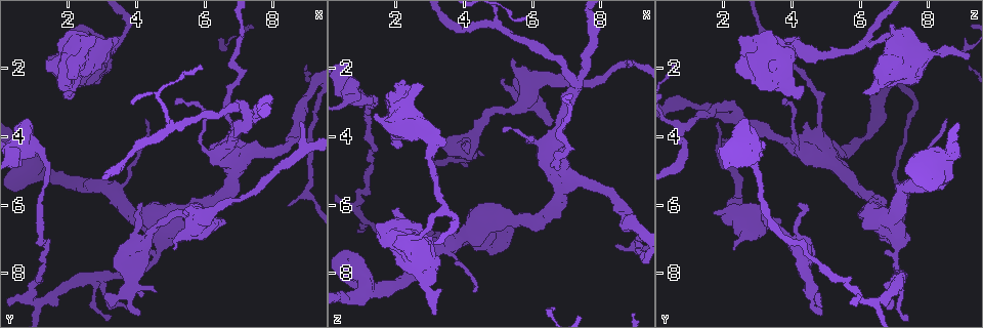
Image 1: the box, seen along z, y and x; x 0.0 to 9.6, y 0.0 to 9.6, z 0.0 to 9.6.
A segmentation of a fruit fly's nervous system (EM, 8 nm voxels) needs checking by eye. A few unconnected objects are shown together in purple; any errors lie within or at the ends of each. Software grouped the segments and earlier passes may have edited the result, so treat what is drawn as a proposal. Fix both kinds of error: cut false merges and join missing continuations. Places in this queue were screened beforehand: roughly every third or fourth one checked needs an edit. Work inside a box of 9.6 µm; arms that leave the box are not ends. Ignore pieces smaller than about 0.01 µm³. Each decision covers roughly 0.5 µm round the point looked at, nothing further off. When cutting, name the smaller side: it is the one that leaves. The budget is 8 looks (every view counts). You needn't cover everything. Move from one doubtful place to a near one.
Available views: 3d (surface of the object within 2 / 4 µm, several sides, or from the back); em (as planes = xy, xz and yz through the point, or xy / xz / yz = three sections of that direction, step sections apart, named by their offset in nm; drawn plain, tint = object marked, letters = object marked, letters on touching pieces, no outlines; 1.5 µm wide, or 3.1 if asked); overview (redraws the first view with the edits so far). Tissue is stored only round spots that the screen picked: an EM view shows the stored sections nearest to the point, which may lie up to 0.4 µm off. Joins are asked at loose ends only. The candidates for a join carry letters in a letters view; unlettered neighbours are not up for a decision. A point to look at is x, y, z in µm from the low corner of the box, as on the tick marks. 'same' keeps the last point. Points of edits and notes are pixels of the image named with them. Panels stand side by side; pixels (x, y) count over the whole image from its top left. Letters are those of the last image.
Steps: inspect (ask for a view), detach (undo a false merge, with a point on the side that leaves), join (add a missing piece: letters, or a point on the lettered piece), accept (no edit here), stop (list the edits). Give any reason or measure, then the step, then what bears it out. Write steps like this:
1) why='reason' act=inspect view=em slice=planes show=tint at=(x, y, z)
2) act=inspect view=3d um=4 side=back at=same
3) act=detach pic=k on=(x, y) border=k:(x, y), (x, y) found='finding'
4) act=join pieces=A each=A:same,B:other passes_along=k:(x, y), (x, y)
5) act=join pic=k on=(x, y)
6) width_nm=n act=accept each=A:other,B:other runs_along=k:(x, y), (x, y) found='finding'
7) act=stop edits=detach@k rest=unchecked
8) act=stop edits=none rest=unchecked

why='arms run side by side' act=inspect view=em slice=xz step=4 show=tint at=(1.25, 4.85, 8.30)

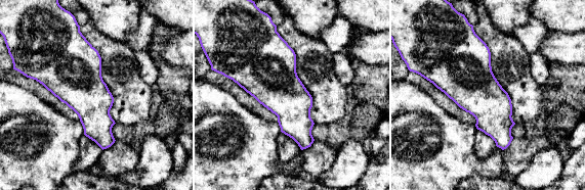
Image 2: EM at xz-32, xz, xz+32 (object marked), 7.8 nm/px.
why='cut it another way' act=inspect view=em slice=planes show=tint at=same

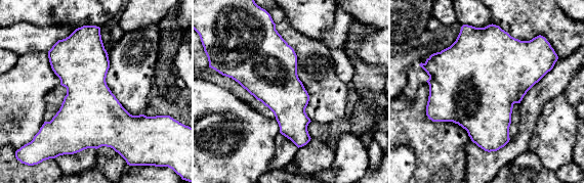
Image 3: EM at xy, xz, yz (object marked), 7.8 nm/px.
why='see the neighbours' act=inspect view=em slice=planes show=letters at=same

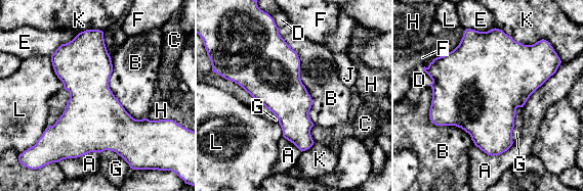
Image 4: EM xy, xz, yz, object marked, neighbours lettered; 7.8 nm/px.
longest_contact=B:800nm act=accept each=A:other,B:other,C:other,D:other,E:other,F:other,G:other,H:other,J:other,K:other,L:other found='one neuron here'

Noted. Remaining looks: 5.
why='an open end' act=inspect view=em slice=planes show=letters at=(3.10, 8.70, 4.75)

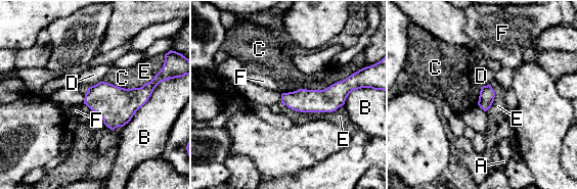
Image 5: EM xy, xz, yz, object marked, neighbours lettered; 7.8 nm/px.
longest_contact=C:600nm act=accept each=A:other,B:other,C:other,D:other,E:other,F:other runs_along=5:(349, 87), (329, 99), (283, 99) found='none of them fits'

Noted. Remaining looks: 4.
act=inspect view=em slice=planes show=tint at=(4.10, 7.20, 4.30)

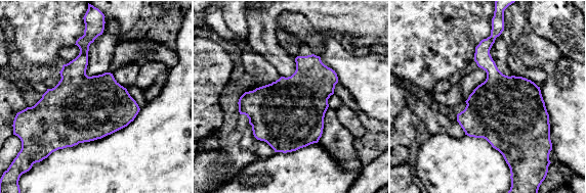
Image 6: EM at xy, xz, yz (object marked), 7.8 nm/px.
act=inspect view=em slice=planes show=letters at=same

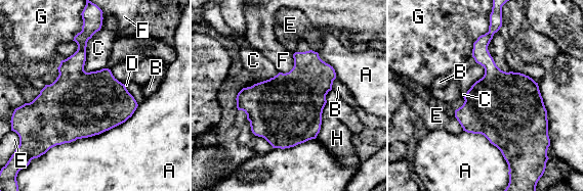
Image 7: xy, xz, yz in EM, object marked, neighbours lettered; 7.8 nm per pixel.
width_nm=500 act=accept each=A:other,B:other,C:other,D:other,E:other,F:other,G:other,H:other border=7:(138, 104), (124, 122), (40, 155) found='one neuron here'

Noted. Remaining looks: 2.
act=stop edits=none rest=unchecked

